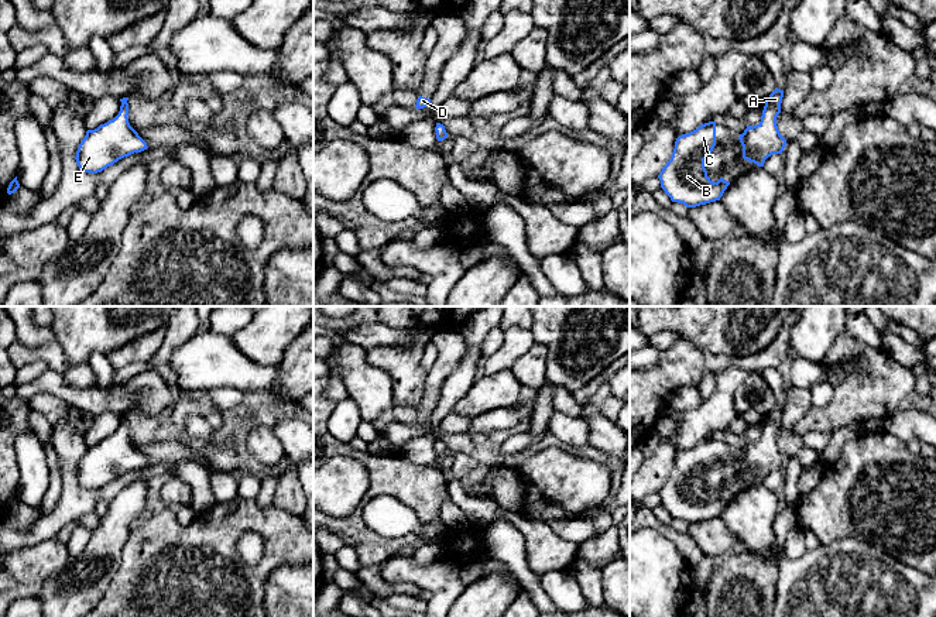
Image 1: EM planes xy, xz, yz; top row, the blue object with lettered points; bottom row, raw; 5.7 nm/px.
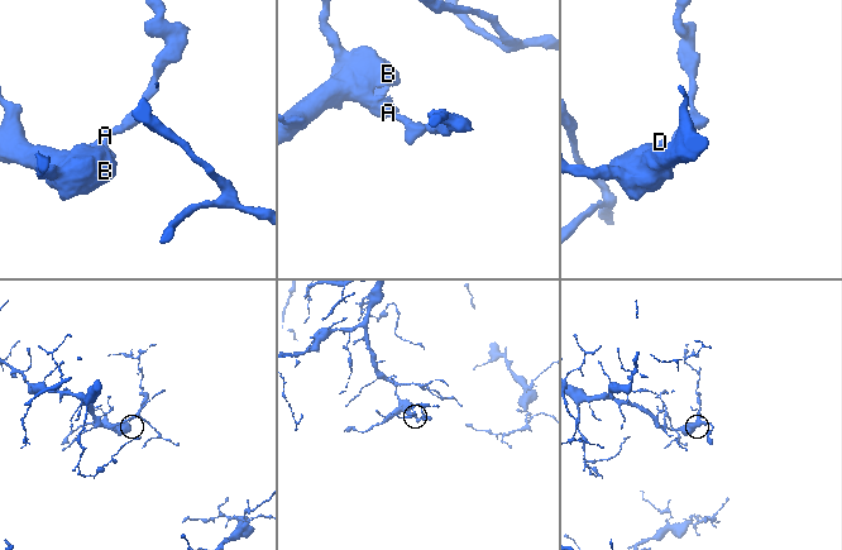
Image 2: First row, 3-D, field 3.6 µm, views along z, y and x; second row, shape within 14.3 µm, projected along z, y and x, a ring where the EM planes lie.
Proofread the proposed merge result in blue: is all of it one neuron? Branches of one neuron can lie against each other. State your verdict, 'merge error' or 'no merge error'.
no merge error

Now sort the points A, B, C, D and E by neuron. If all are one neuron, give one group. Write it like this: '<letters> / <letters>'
A B C D E

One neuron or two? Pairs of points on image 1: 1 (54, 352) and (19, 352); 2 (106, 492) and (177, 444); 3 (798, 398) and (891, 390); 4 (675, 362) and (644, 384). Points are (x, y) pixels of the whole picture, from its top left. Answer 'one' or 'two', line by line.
1: one
2: two
3: two
4: one

